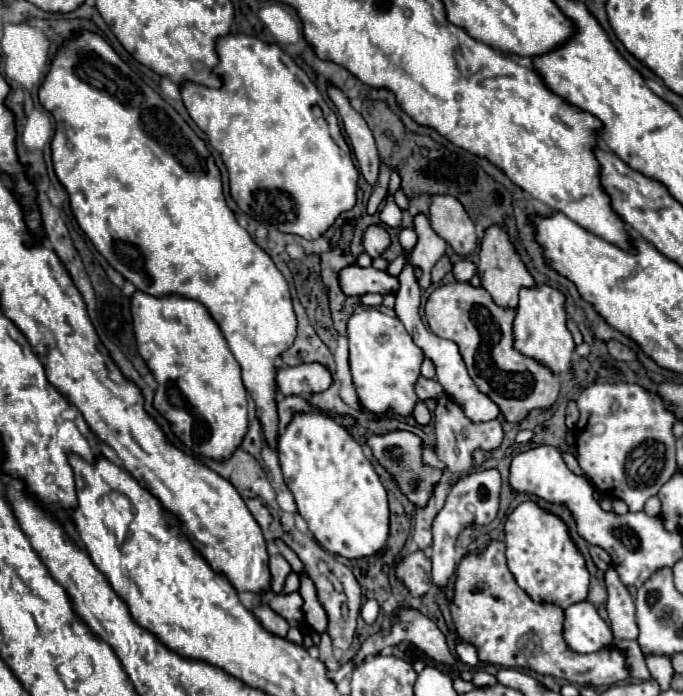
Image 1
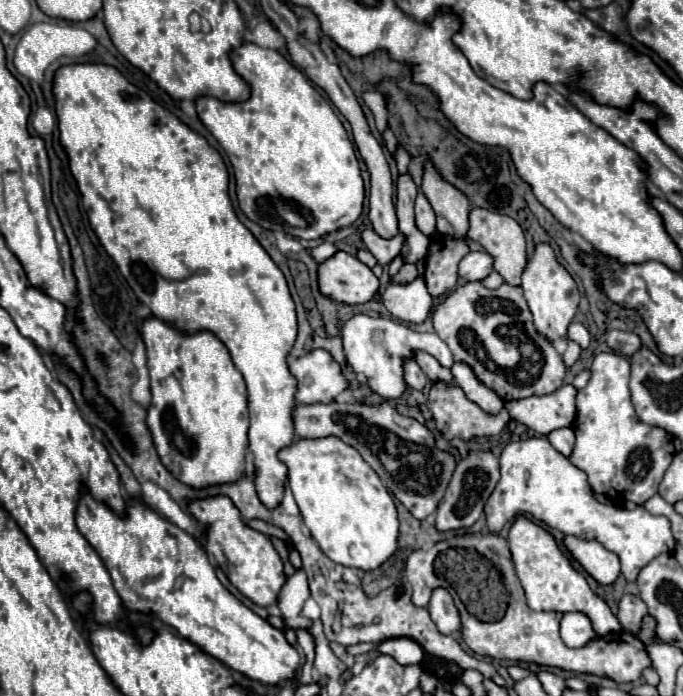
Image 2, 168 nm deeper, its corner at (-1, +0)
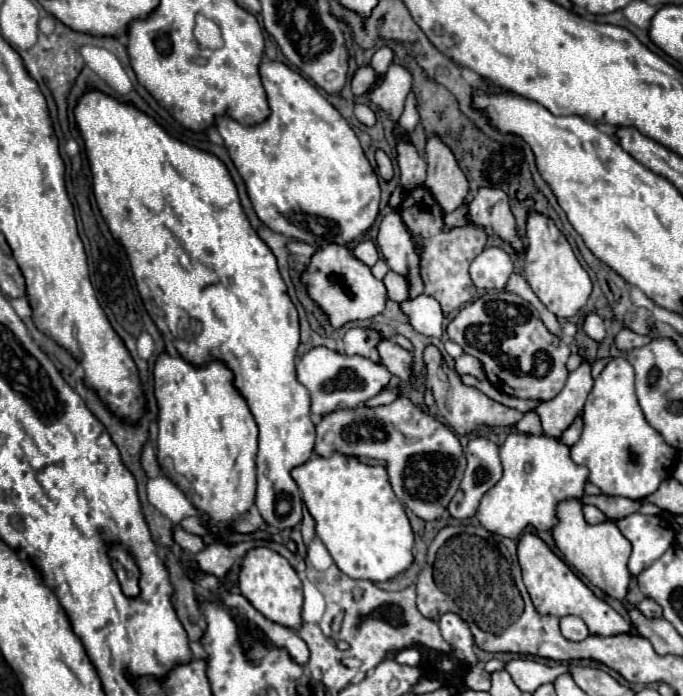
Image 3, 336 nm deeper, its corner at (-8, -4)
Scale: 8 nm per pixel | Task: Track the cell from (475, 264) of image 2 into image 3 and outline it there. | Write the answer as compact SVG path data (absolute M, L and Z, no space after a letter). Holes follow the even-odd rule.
M487 246L471 264L471 280L481 290L505 290L511 274L513 260L499 246Z

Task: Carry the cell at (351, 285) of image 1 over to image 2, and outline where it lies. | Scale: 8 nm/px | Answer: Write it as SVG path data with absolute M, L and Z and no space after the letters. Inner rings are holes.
M338 252L318 268L320 292L344 304L370 302L380 282L374 272L356 256Z

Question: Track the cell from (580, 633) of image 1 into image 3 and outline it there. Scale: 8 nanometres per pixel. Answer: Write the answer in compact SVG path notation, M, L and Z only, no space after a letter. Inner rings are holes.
M563 616L561 618L561 634L567 640L585 640L589 636L589 630L579 616Z

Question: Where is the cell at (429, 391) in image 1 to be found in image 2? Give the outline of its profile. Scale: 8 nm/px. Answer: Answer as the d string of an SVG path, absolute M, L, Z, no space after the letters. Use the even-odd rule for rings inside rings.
M406 360L406 366L404 366L404 378L406 378L406 384L414 390L422 390L428 382L428 378L424 376L422 368L416 364L416 360Z

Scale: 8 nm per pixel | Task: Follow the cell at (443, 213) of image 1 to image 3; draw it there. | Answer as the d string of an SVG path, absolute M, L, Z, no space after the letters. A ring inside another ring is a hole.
M439 136L427 138L425 158L427 158L425 186L431 190L443 212L453 212L463 204L463 198L469 192L465 174L461 172L449 146L443 144Z

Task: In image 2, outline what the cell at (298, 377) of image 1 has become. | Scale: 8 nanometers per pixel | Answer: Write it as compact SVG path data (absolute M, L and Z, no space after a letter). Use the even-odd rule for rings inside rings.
M312 350L310 354L304 354L302 358L296 358L290 362L290 374L298 380L296 388L296 402L310 404L310 402L332 402L336 394L348 388L348 382L342 376L342 370L338 362L326 352L326 350Z

